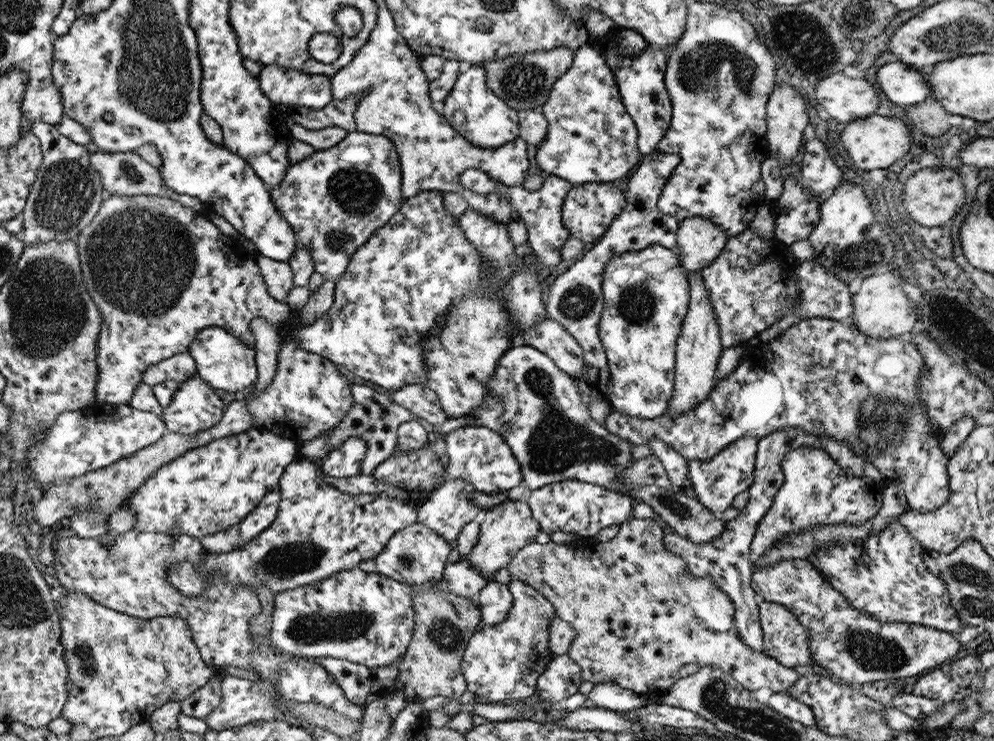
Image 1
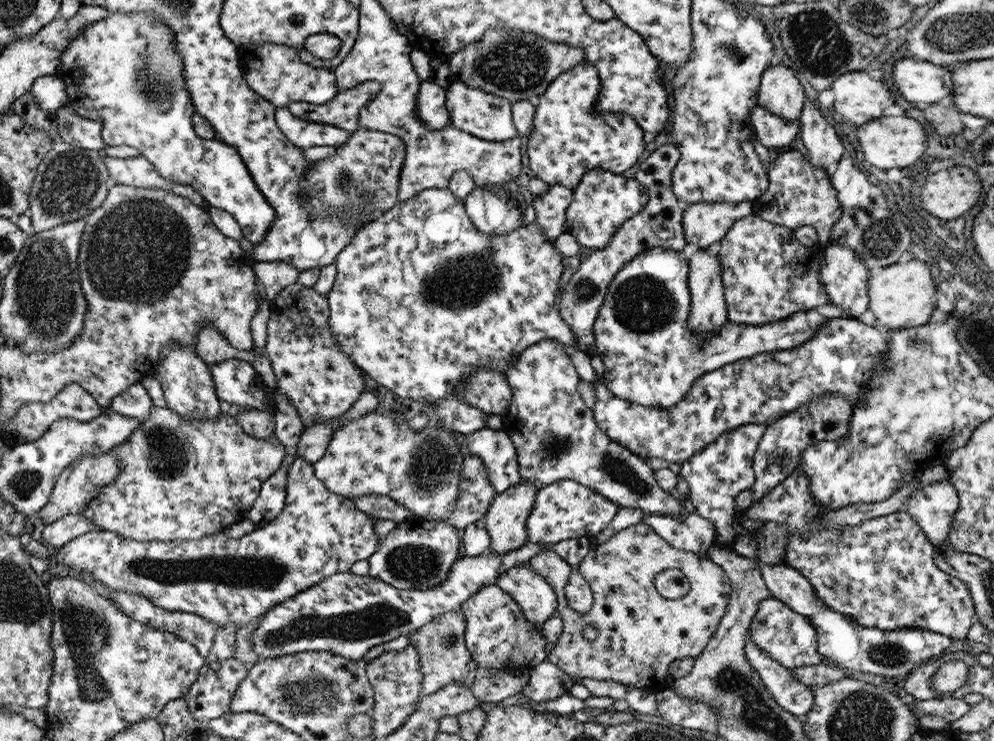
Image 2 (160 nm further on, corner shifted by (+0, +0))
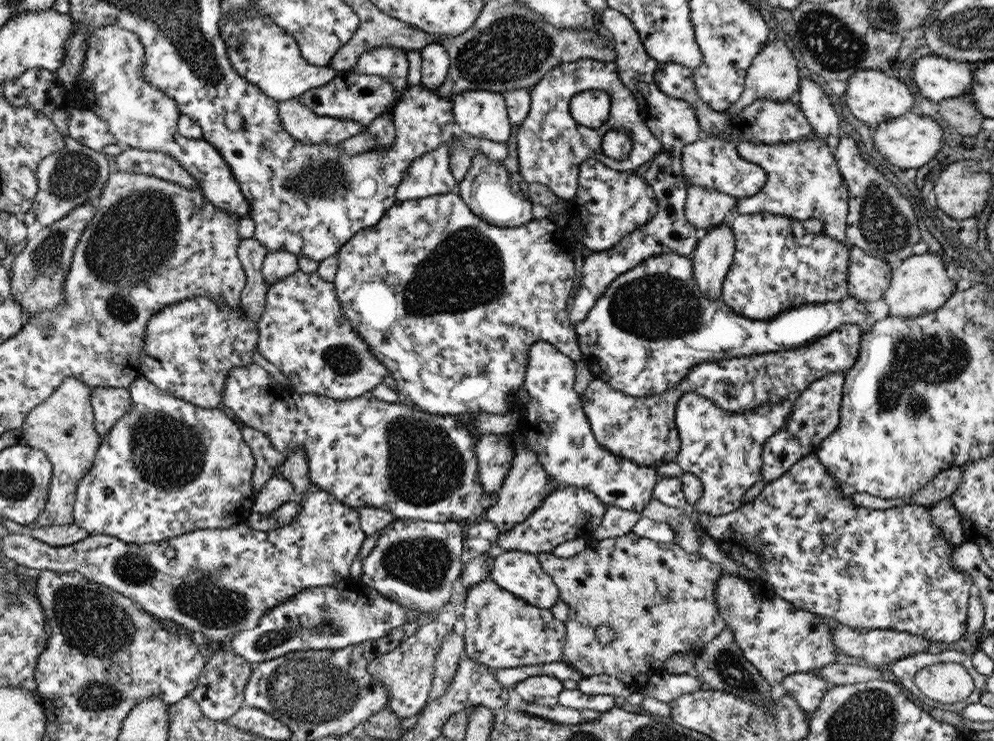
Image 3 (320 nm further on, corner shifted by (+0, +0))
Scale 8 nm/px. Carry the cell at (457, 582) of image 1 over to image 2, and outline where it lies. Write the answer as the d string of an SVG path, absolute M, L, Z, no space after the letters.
M582 536L560 540L551 546L528 542L508 554L498 556L486 549L480 556L460 558L452 566L447 580L428 590L400 590L369 574L360 576L350 571L334 574L264 613L264 618L260 619L258 628L252 634L252 648L259 660L304 651L326 651L342 655L344 659L360 660L371 648L383 645L393 638L409 636L422 626L434 622L437 616L460 608L480 589L496 585L504 571L530 561L546 548L552 548L572 568L568 584L564 587L568 607L577 613L587 613L593 605L593 592L578 572L578 566L587 556L589 547L588 537Z

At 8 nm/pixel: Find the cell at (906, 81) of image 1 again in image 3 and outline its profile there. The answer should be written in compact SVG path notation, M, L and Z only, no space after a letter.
M932 54L924 58L916 58L918 62L912 67L912 83L921 92L924 98L930 98L938 103L945 98L962 96L969 92L973 83L973 72L977 64L970 64L966 61L952 60L946 57L937 57Z

